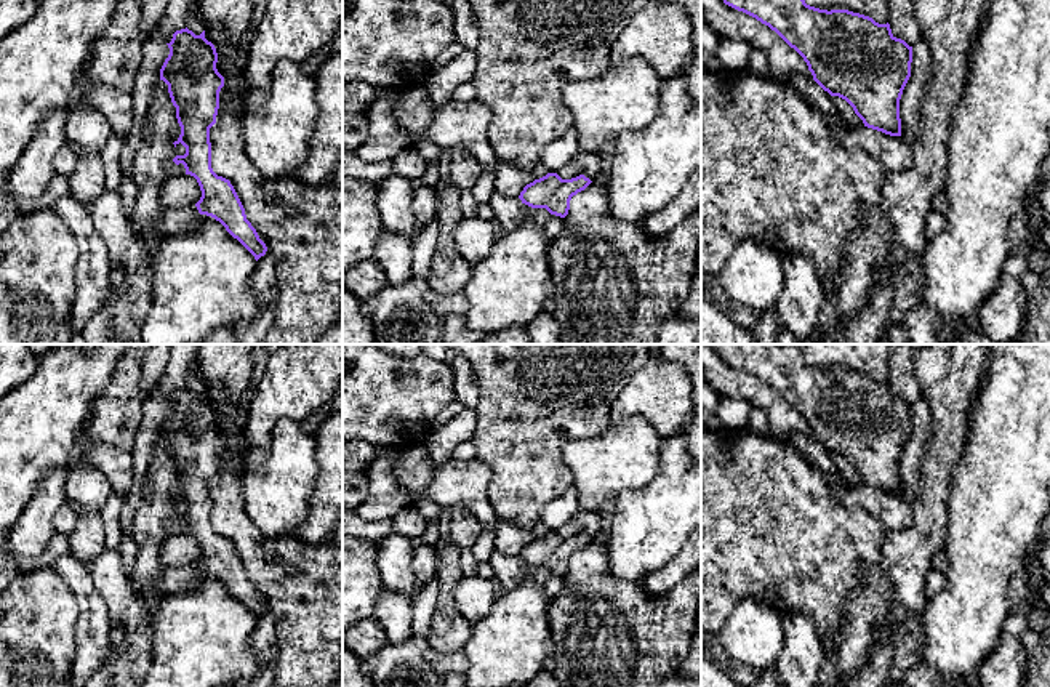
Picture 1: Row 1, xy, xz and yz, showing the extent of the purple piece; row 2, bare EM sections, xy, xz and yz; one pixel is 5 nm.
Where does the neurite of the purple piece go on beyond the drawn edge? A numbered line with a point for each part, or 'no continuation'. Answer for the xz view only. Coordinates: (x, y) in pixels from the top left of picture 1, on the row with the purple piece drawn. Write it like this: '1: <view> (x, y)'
no continuation

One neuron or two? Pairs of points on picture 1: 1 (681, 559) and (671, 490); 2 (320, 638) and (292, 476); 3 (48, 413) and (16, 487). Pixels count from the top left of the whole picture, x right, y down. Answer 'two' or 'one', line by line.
1: two
2: two
3: one

